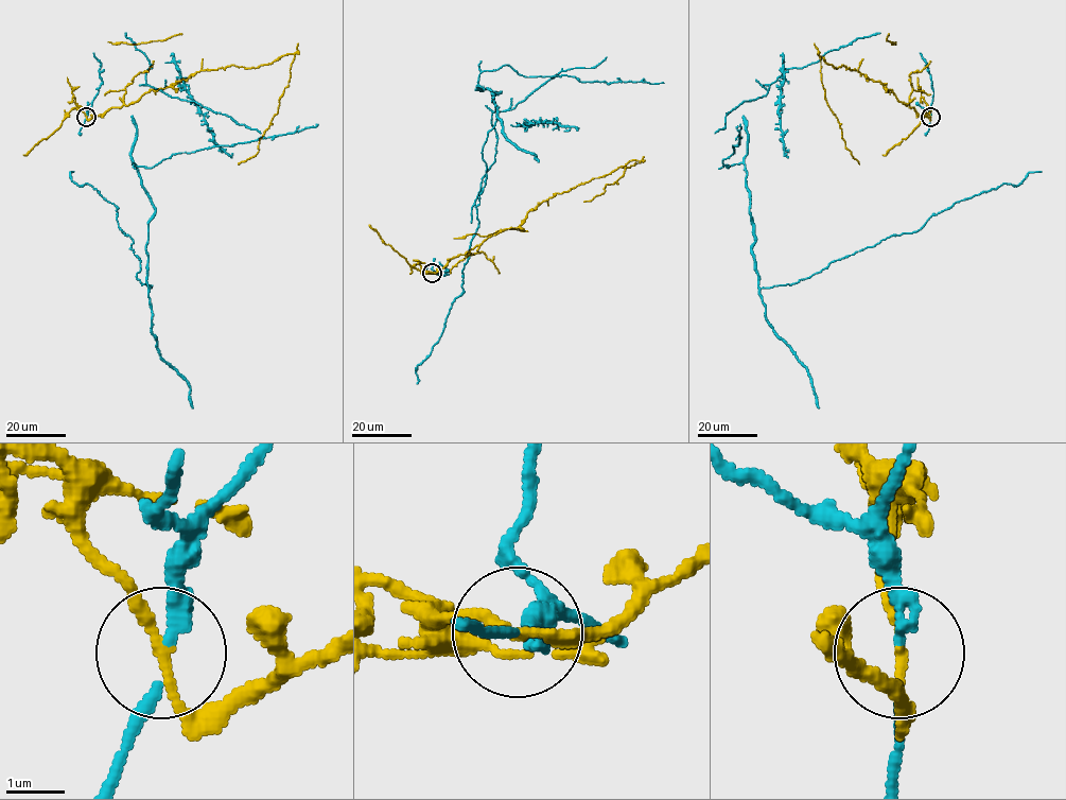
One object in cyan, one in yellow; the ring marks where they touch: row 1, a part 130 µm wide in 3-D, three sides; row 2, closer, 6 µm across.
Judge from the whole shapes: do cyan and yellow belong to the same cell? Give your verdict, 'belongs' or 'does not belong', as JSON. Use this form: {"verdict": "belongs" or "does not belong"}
{"verdict": "does not belong"}

